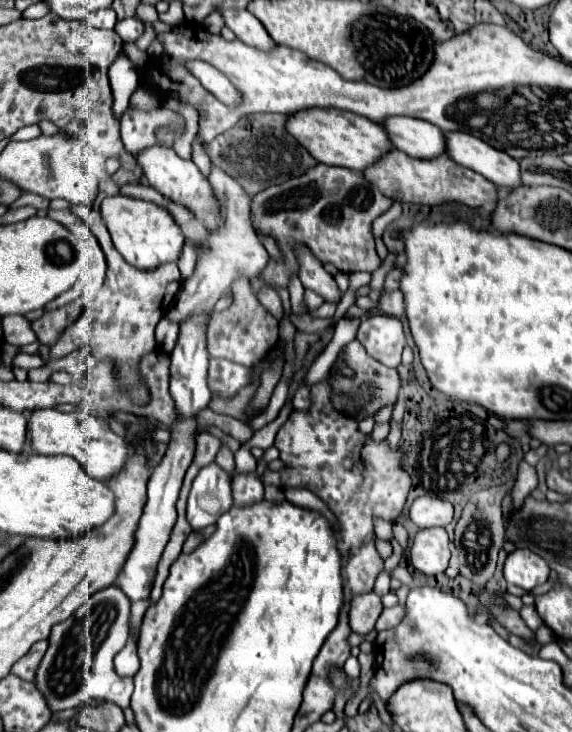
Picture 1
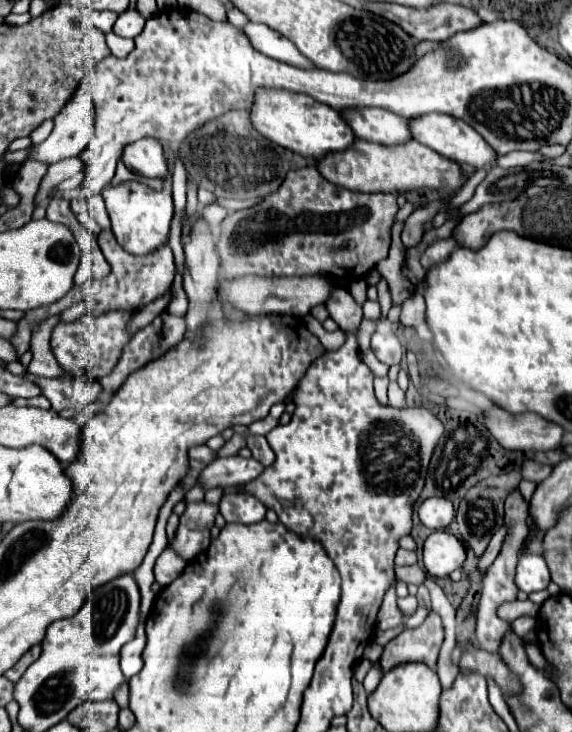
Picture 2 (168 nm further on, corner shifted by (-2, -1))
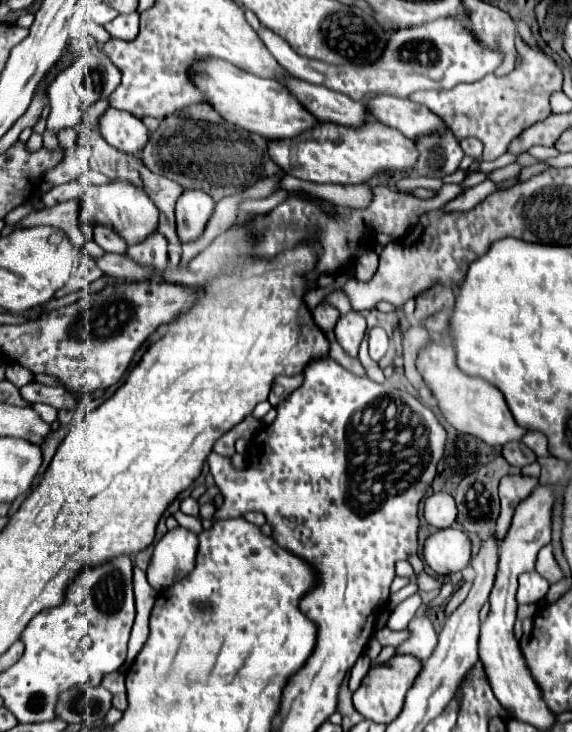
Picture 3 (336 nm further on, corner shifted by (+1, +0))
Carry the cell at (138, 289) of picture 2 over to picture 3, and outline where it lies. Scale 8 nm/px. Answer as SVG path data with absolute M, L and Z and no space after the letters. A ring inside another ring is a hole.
M152 232L140 244L128 248L128 256L134 258L142 266L154 268L158 274L168 266L168 240L160 232Z

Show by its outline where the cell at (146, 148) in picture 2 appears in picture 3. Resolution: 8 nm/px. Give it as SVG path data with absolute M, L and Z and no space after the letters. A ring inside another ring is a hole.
M106 108L106 112L98 118L98 130L110 146L134 156L140 154L140 148L144 148L148 140L148 128L142 120L116 108Z

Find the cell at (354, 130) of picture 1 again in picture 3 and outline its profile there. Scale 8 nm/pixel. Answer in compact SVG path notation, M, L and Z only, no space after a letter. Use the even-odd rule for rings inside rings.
M218 58L194 60L190 66L192 66L190 68L192 82L202 92L204 102L210 104L230 124L260 134L268 140L292 138L316 124L316 118L308 114L308 110L292 94L288 94L288 90L276 80L242 72L234 64L228 64L226 60L218 60Z

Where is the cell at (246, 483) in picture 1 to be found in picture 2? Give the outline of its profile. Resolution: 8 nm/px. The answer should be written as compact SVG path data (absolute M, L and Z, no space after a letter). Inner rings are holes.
M227 493L219 503L227 523L259 523L265 519L267 507L251 493Z

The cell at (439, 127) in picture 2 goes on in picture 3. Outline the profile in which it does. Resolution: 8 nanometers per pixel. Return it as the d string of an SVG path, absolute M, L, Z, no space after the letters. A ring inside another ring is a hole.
M380 94L372 100L368 100L366 108L372 118L376 118L378 122L382 122L390 128L400 130L410 140L416 140L424 134L440 132L446 128L444 122L436 114L432 114L428 108L424 108L412 100Z

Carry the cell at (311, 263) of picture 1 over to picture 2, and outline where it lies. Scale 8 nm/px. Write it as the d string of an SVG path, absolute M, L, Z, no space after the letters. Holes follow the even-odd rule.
M333 287L331 297L325 301L329 317L341 327L341 329L355 329L355 325L361 323L363 311L353 301L351 293L345 287Z

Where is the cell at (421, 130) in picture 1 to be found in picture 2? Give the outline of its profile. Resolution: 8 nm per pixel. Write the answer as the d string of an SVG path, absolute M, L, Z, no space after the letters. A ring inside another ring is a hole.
M357 109L355 113L343 113L351 121L351 129L359 133L359 139L379 145L405 145L413 141L413 133L407 117L399 117L385 109Z

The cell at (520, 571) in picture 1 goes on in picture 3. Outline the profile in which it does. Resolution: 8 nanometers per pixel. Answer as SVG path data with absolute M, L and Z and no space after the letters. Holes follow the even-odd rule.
M538 572L522 574L516 600L518 600L518 604L536 604L546 596L548 588L550 588L548 580L544 580Z

